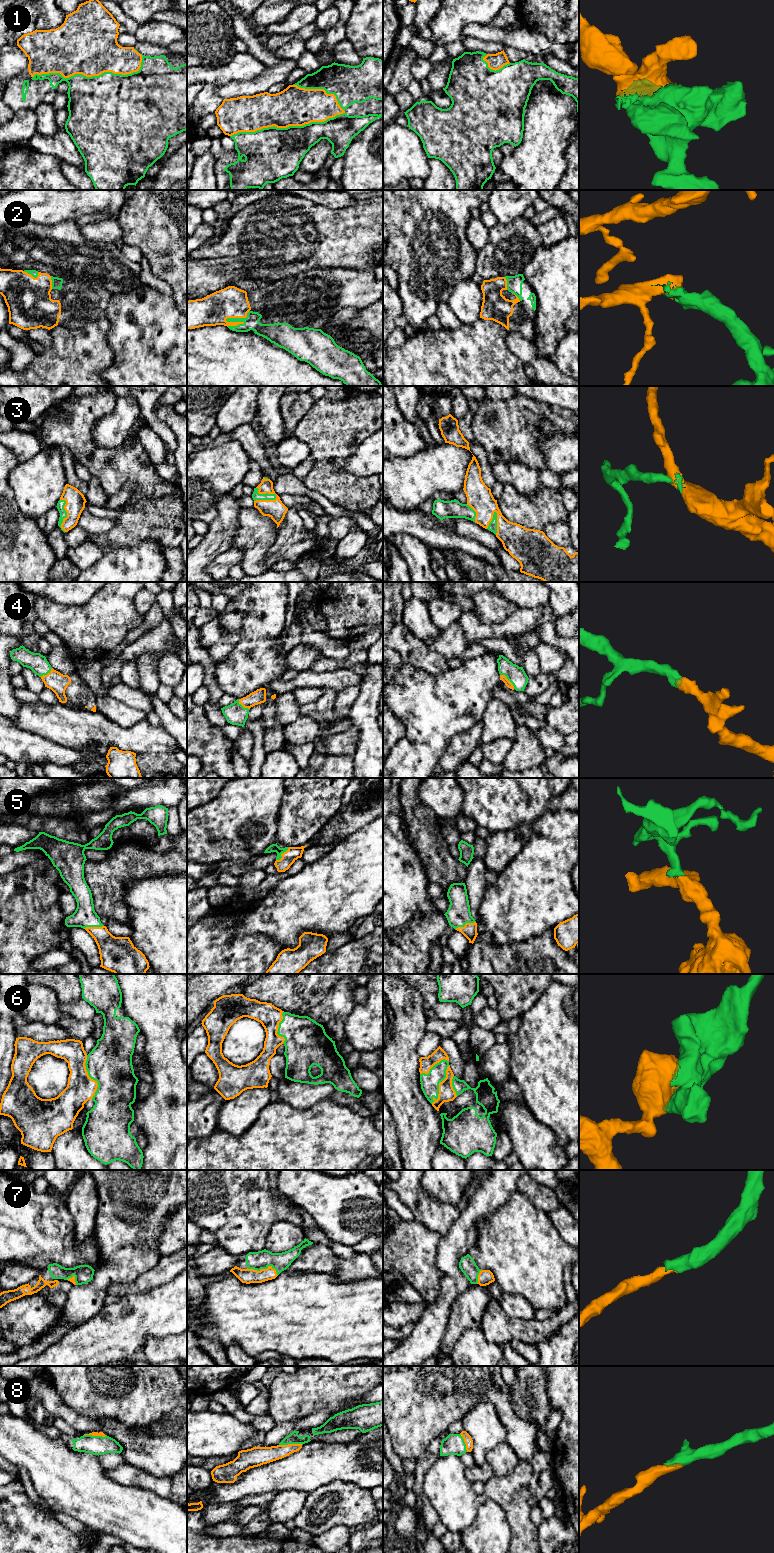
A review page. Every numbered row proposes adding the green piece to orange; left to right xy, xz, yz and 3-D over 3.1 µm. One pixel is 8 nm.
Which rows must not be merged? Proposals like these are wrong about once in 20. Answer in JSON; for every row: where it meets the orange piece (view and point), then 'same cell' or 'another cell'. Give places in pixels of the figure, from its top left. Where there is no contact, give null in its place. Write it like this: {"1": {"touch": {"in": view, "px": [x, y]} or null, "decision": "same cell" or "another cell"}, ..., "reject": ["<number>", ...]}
{"1": {"touch": {"in": "xz", "px": [287, 126]}, "decision": "same cell"}, "2": {"touch": {"in": "xz", "px": [226, 318]}, "decision": "same cell"}, "3": {"touch": {"in": "xz", "px": [266, 492]}, "decision": "same cell"}, "4": {"touch": {"in": "yz", "px": [508, 680]}, "decision": "same cell"}, "5": {"touch": {"in": "yz", "px": [465, 924]}, "decision": "same cell"}, "6": {"touch": {"in": "xy", "px": [89, 1077]}, "decision": "same cell"}, "7": {"touch": {"in": "xz", "px": [264, 1269]}, "decision": "same cell"}, "8": {"touch": {"in": "xz", "px": [290, 1444]}, "decision": "same cell"}, "reject": []}

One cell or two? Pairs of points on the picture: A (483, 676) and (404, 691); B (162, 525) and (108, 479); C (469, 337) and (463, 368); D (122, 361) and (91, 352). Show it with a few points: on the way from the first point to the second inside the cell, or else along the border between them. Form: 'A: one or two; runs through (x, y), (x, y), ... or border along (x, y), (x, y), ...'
A: one; runs through (463, 691), (424, 691)
B: one; runs through (155, 507), (154, 499), (133, 478), (126, 478)
C: one; runs through (469, 345), (469, 360)
D: two; border along (107, 335), (113, 359), (99, 375)

